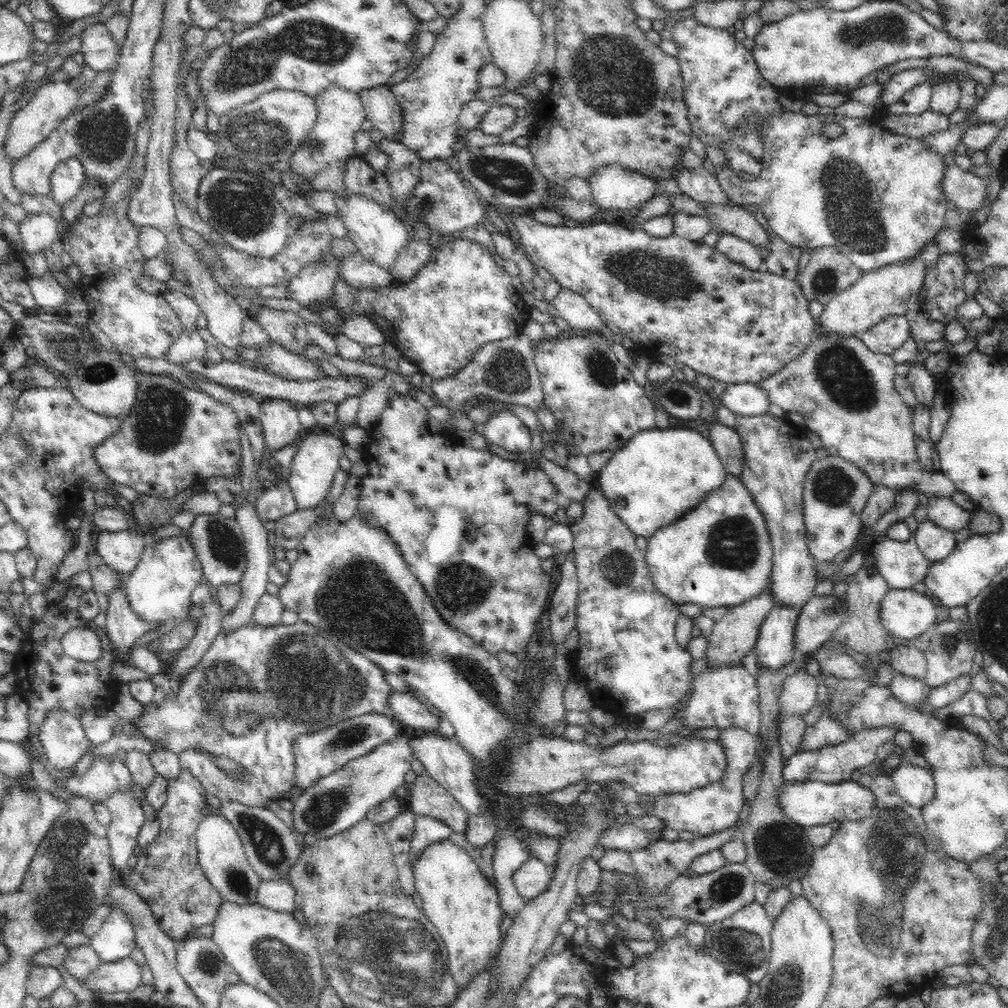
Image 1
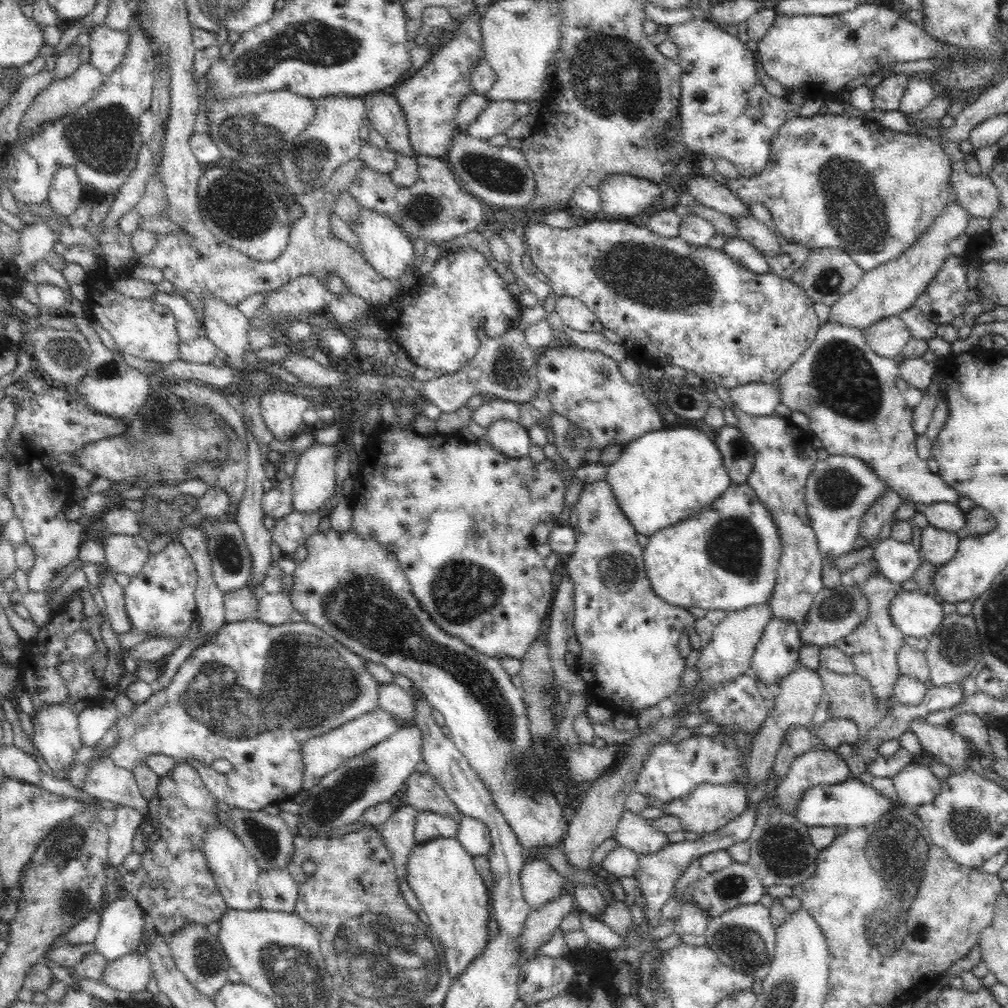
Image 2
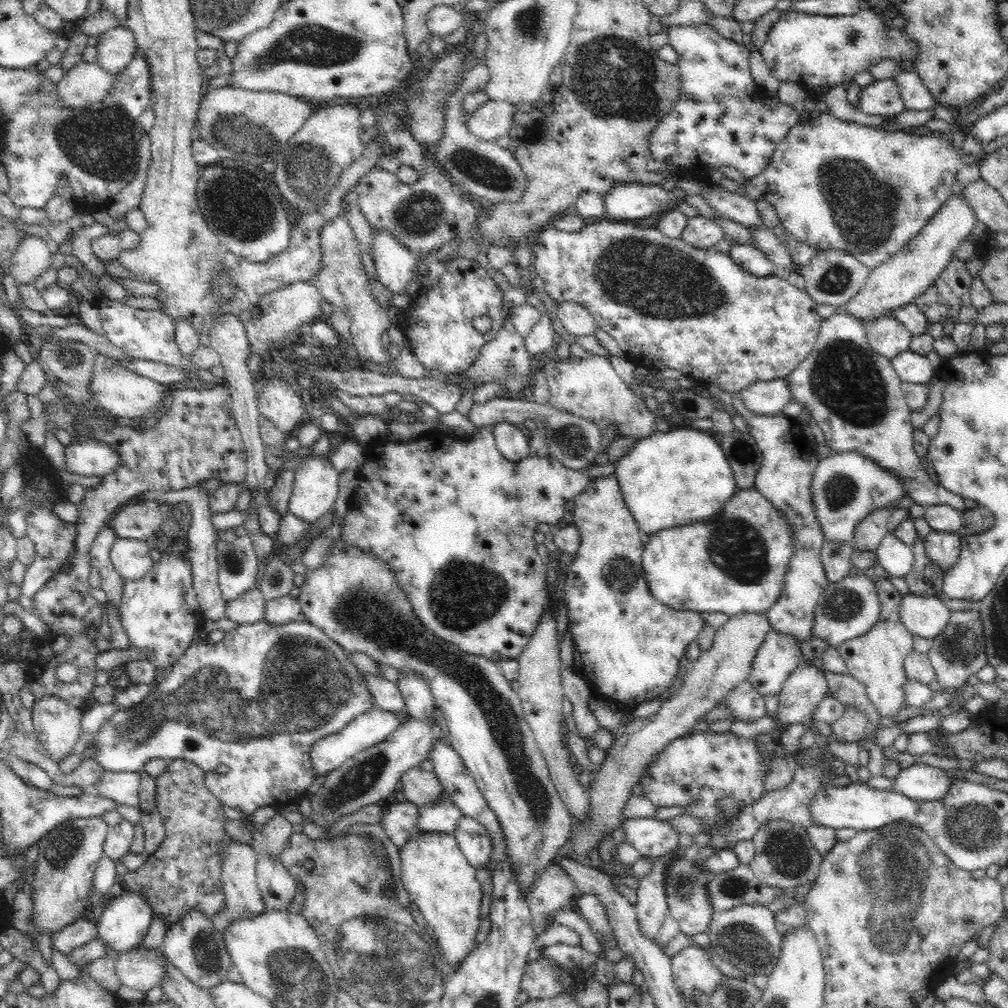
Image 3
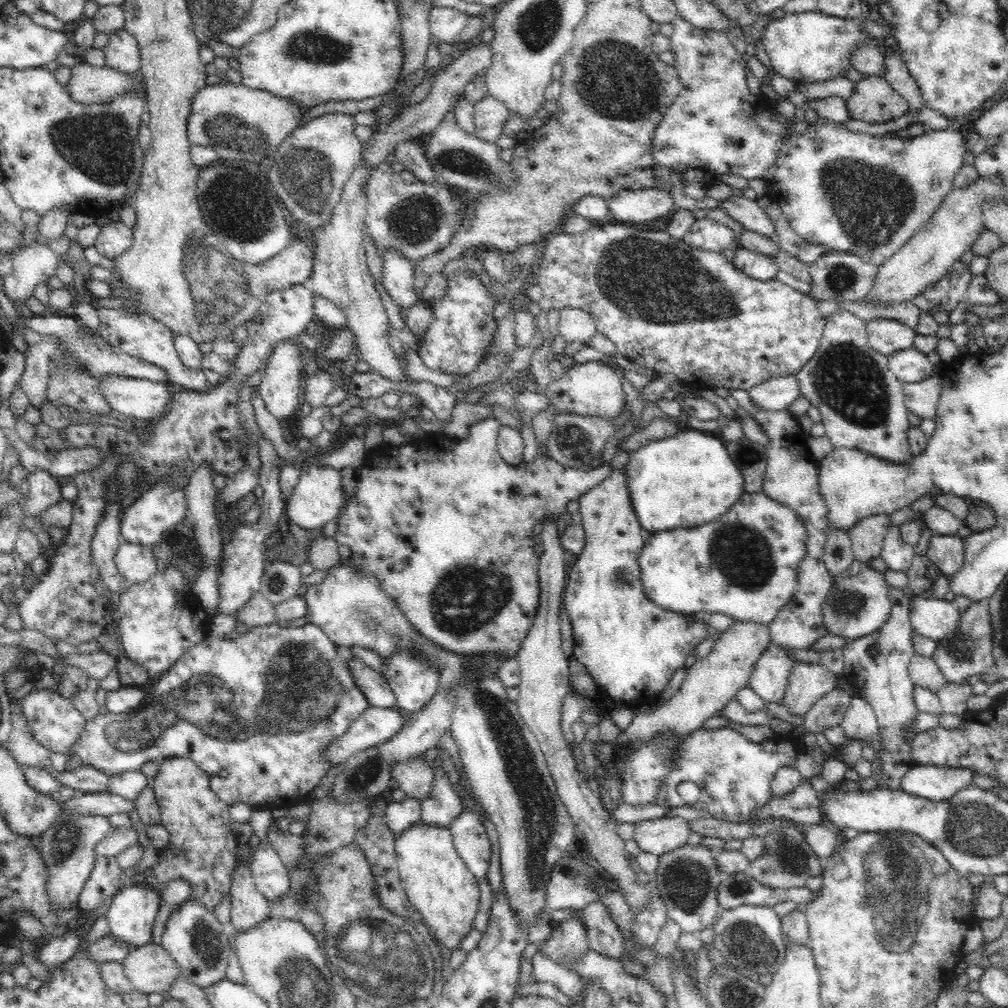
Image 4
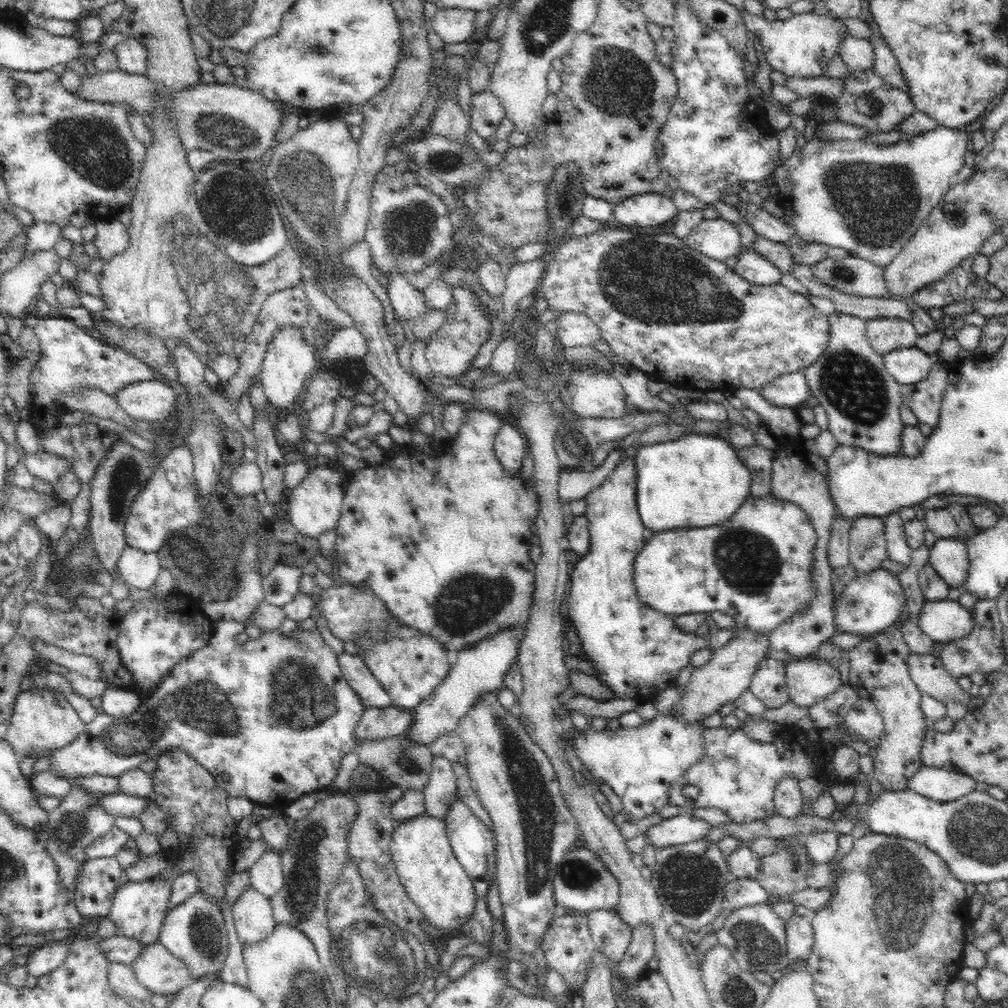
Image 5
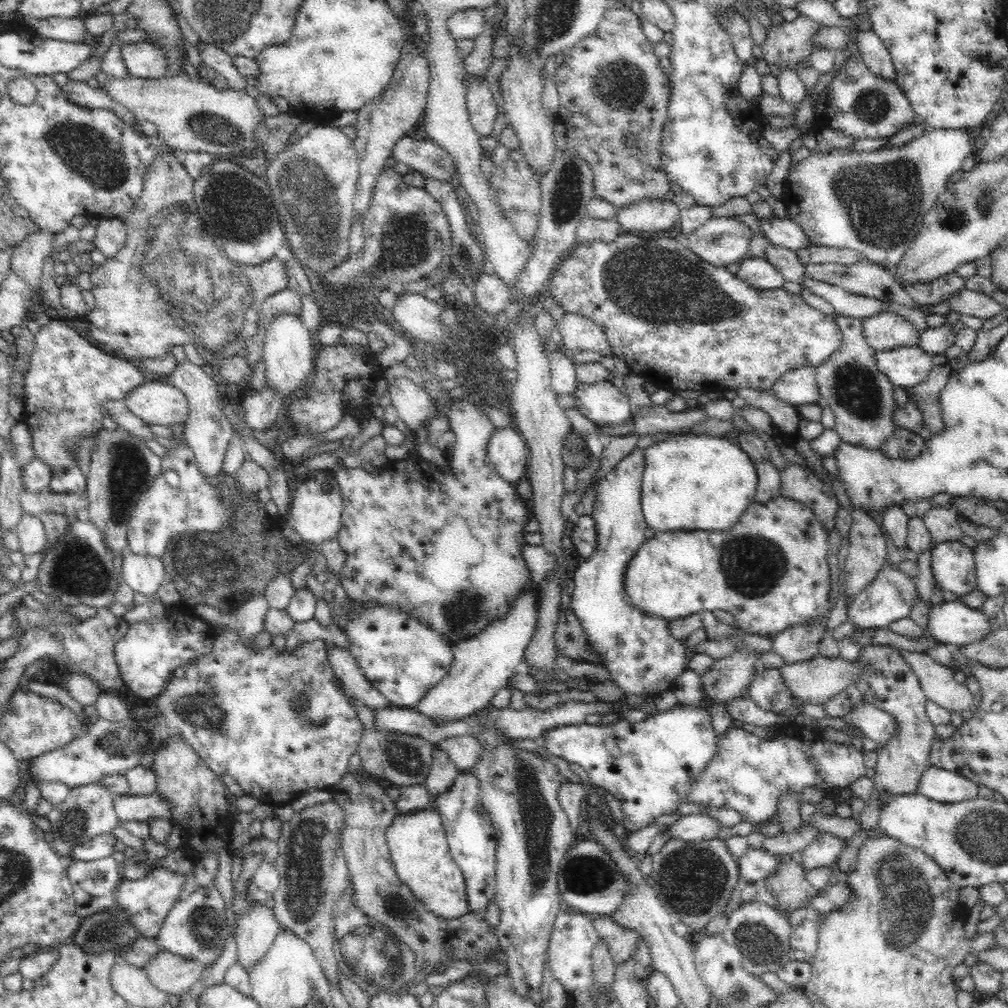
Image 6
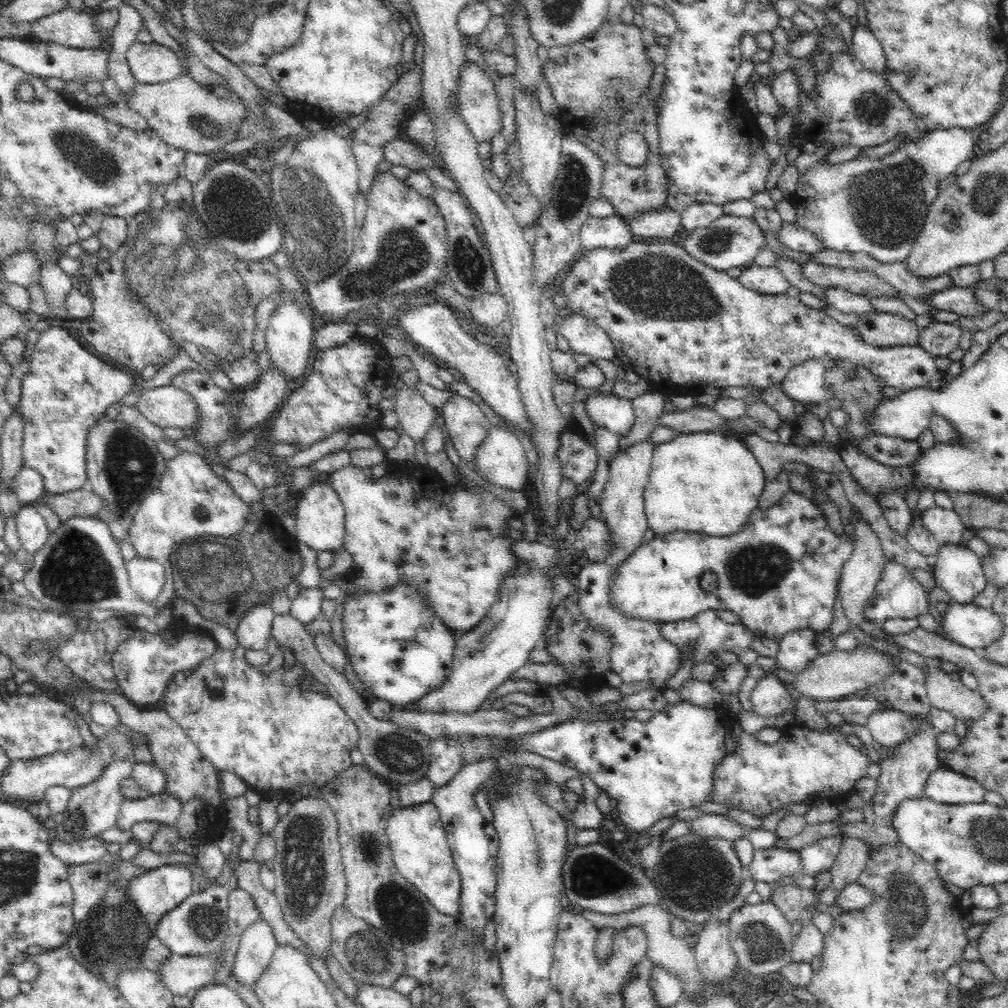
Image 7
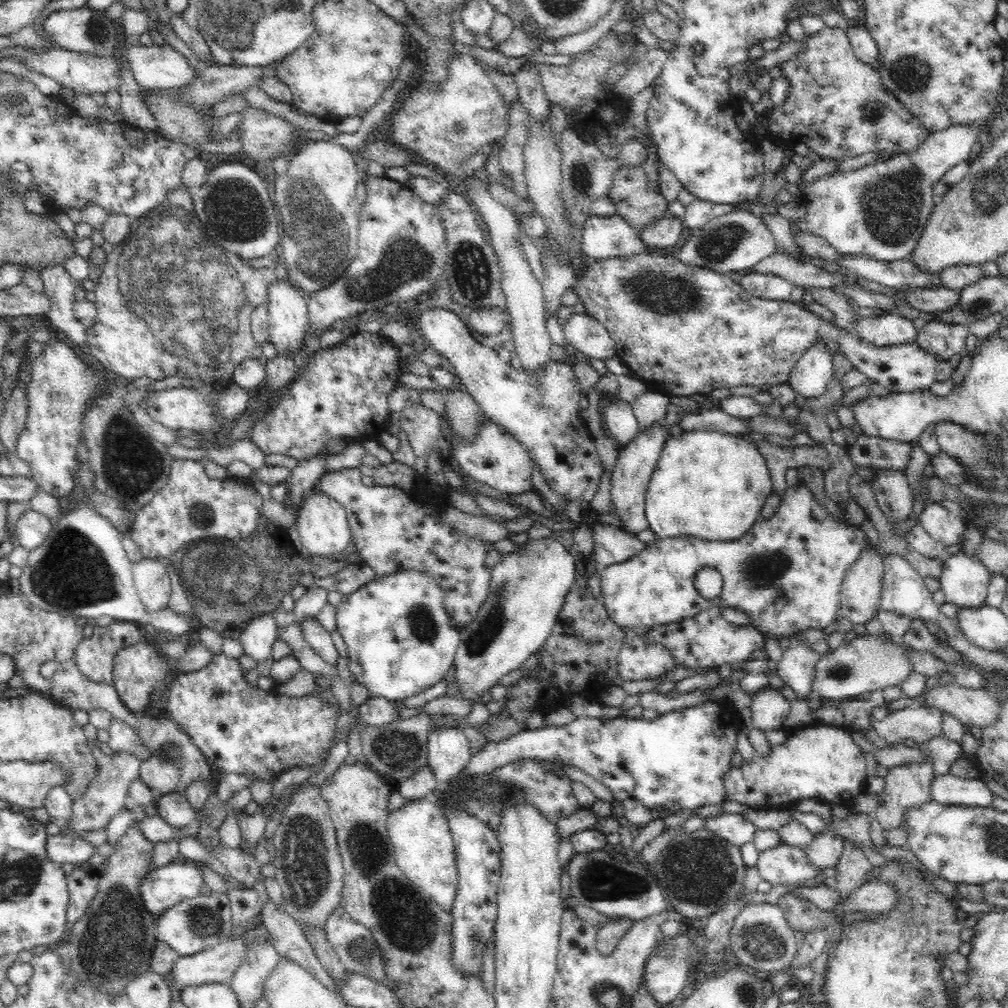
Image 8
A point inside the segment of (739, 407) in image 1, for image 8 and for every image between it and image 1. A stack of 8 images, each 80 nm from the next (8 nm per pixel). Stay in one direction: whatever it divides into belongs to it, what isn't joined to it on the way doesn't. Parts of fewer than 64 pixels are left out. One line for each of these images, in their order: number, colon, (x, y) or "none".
2: (758, 399)
3: (768, 397)
4: (777, 394)
5: (789, 390)
6: (798, 386)
7: (806, 383)
8: (810, 377)

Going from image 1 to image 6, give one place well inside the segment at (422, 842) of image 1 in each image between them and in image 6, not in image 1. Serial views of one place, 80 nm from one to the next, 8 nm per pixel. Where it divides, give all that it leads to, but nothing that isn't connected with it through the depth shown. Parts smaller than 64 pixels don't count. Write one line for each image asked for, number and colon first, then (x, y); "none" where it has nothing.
2: (429, 825)
3: (443, 816)
4: (442, 805)
5: (441, 790)
6: (443, 772)

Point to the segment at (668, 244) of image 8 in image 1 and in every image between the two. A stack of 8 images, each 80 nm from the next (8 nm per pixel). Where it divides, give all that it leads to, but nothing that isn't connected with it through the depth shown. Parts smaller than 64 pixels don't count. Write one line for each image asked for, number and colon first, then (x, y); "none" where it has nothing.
1: (614, 188)
2: (621, 195)
3: (628, 201)
4: (641, 205)
5: (652, 210)
6: (648, 215)
7: (663, 224)

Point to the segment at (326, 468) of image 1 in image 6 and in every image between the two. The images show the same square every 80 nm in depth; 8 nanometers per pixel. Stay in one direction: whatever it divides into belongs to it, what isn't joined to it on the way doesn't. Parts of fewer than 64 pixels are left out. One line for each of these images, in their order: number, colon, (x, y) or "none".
2: (314, 480)
3: (316, 486)
4: (317, 498)
5: (313, 506)
6: (315, 510)

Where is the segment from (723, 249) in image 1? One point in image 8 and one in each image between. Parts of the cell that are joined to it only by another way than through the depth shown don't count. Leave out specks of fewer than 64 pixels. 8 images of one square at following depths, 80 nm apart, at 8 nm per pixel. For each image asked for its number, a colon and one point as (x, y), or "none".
2: (740, 250)
3: (753, 261)
4: (757, 266)
5: (757, 270)
6: (759, 273)
7: (765, 280)
8: (768, 287)

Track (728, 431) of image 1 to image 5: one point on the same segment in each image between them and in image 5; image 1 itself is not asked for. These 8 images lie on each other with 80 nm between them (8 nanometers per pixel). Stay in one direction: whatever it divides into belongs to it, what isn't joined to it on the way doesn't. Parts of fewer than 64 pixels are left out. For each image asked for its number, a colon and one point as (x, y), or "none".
2: (738, 455)
3: (745, 457)
4: (751, 458)
5: (758, 460)

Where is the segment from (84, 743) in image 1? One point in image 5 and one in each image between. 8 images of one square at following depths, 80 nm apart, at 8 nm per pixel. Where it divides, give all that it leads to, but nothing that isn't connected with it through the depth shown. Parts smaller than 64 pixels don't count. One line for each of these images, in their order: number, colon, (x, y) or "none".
2: (56, 730)
3: (58, 725)
4: (53, 721)
5: (41, 720)

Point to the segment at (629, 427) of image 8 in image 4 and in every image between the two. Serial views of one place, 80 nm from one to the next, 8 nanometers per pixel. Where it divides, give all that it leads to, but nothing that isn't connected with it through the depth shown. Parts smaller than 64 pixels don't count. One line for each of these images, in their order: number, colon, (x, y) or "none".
4: (592, 389)
5: (591, 394)
6: (603, 404)
7: (616, 414)

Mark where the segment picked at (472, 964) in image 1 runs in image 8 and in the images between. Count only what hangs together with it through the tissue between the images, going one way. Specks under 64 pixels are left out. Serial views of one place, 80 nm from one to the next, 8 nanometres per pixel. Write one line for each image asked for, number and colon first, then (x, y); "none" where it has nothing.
2: (441, 874)
3: (437, 877)
4: (438, 884)
5: (424, 861)
6: (419, 850)
7: (421, 852)
8: (424, 849)

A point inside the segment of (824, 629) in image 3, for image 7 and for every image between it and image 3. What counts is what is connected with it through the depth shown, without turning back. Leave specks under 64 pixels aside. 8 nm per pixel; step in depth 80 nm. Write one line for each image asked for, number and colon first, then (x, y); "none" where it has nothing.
4: (859, 605)
5: (873, 603)
6: (891, 596)
7: (899, 594)

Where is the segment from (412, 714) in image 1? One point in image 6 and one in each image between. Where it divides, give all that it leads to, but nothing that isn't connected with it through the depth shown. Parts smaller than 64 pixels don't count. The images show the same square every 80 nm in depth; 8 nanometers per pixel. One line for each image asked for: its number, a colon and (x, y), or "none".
2: (392, 698)
3: (385, 695)
4: (376, 690)
5: (359, 678)
6: (343, 664)

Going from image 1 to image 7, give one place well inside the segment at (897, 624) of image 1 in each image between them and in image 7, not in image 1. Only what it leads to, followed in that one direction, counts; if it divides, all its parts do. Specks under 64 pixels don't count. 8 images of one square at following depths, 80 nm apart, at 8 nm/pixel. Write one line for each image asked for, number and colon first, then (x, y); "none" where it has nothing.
2: (918, 615)
3: (927, 617)
4: (935, 618)
5: (946, 620)
6: (953, 623)
7: (976, 627)

